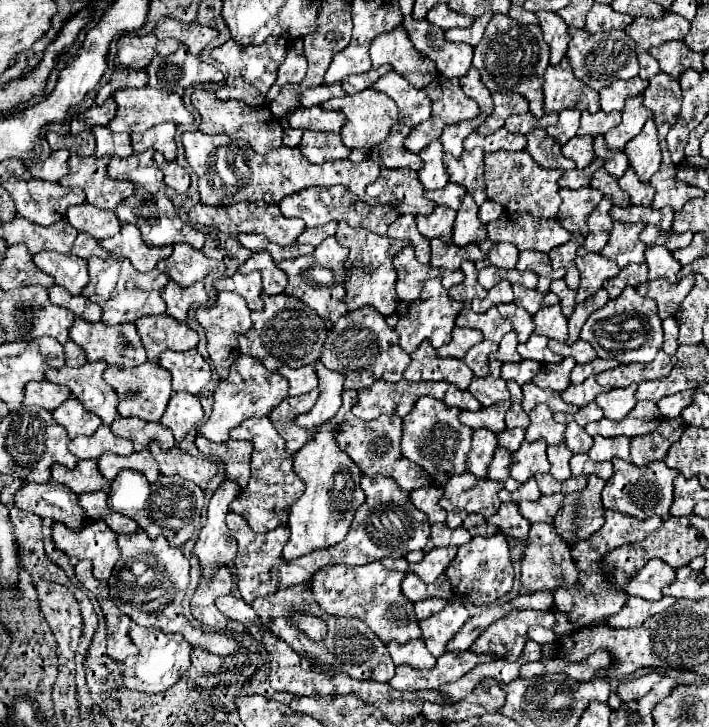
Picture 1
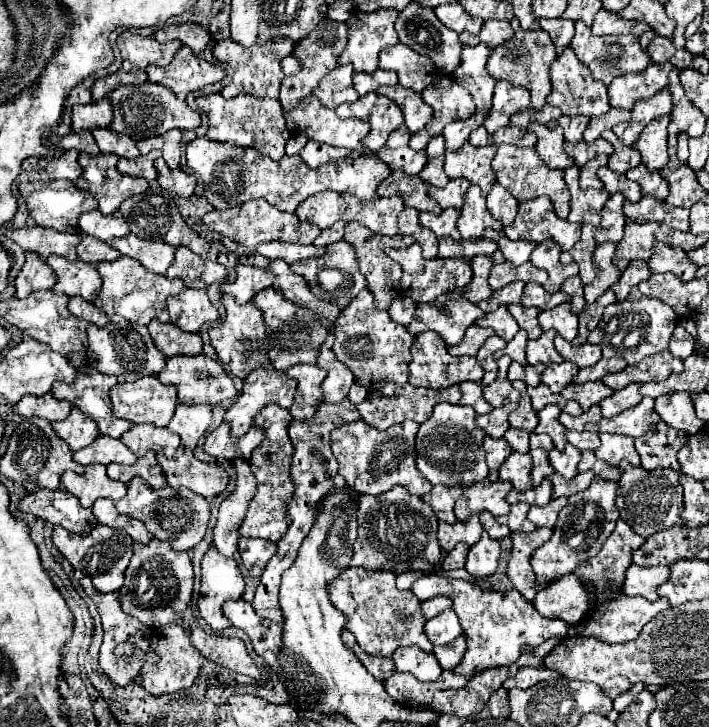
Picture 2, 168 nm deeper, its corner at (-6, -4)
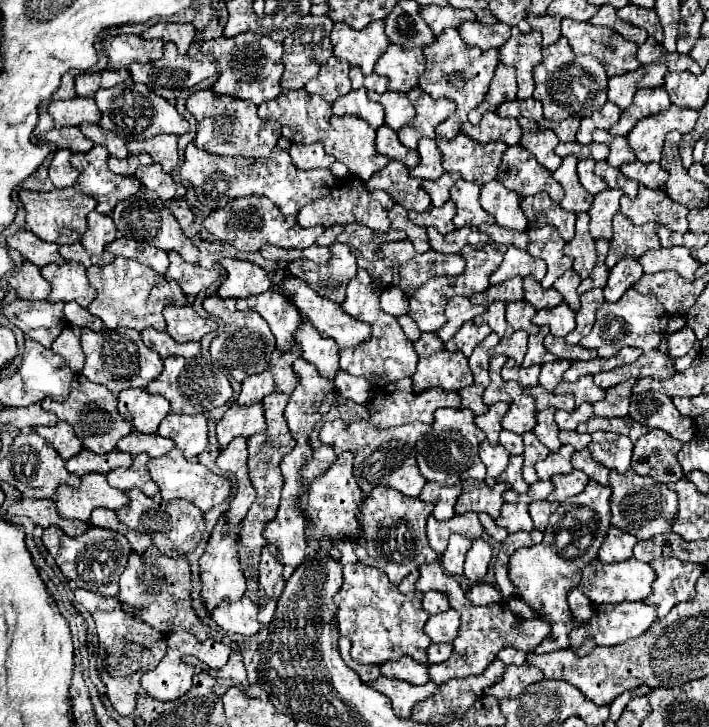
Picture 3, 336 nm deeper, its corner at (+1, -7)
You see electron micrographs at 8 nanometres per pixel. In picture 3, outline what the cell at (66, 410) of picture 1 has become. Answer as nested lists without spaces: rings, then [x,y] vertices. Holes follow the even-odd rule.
[[[62,420],[56,426],[36,426],[34,430],[58,450],[62,460],[68,460],[70,456],[74,456],[82,450],[82,440],[78,440],[78,436],[74,436],[74,430],[70,428],[70,424],[66,424]]]

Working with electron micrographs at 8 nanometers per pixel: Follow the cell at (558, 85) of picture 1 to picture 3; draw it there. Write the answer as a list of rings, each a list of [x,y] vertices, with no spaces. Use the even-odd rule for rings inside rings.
[[[560,38],[550,48],[542,50],[542,64],[534,68],[534,98],[542,102],[544,106],[544,118],[548,120],[566,120],[570,116],[590,118],[598,108],[606,104],[606,82],[608,76],[602,68],[602,64],[590,56],[576,56],[568,44],[566,38]],[[564,92],[568,94],[568,104],[562,104],[556,100],[556,96]]]

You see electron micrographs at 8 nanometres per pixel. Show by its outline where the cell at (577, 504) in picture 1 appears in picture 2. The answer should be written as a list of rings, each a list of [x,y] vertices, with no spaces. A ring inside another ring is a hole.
[[[595,477],[589,489],[575,493],[567,499],[567,505],[559,513],[551,539],[539,549],[535,549],[535,553],[531,555],[531,567],[537,577],[535,581],[537,591],[549,587],[559,577],[573,573],[579,563],[587,561],[589,557],[601,551],[603,543],[613,533],[615,523],[619,519],[619,513],[615,507],[615,491],[617,491],[617,483],[605,481],[603,477]]]

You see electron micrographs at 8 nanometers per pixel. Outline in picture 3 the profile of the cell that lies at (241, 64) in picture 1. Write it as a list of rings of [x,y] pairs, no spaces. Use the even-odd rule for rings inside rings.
[[[254,32],[238,34],[232,38],[214,38],[208,42],[202,42],[202,54],[208,56],[208,60],[218,70],[218,82],[212,86],[214,94],[230,94],[246,98],[254,104],[262,104],[266,100],[272,100],[282,92],[280,88],[280,76],[282,76],[282,44],[274,42],[266,36],[258,36]]]

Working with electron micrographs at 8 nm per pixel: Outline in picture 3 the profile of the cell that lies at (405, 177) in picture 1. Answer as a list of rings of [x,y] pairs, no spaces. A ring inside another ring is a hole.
[[[388,162],[386,168],[366,180],[366,190],[384,190],[406,210],[426,212],[430,208],[430,196],[422,190],[422,180],[412,178],[402,162]]]

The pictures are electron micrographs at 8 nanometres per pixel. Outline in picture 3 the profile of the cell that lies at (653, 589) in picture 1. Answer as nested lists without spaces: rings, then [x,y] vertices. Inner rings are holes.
[[[592,560],[582,568],[582,580],[578,588],[596,604],[606,604],[606,602],[638,602],[644,600],[650,594],[650,588],[654,584],[654,570],[650,564],[640,562],[640,560],[624,560],[618,564],[602,564],[600,560]]]

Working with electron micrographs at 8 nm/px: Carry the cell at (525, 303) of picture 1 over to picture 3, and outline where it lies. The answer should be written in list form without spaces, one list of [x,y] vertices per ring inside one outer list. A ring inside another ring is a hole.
[[[524,278],[524,300],[528,304],[532,304],[536,310],[542,310],[542,308],[554,308],[554,306],[558,306],[564,298],[554,288],[542,290],[542,286],[536,280]]]

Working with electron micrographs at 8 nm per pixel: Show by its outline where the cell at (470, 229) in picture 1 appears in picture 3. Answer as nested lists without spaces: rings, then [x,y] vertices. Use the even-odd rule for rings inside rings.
[[[458,180],[452,188],[450,188],[450,198],[456,204],[456,216],[454,216],[454,226],[456,228],[464,228],[464,226],[480,226],[480,224],[494,224],[494,216],[488,214],[480,202],[480,186],[474,182],[466,182],[466,180]]]

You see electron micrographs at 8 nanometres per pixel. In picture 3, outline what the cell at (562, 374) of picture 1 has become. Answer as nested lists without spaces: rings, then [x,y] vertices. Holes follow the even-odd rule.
[[[556,360],[552,364],[544,364],[540,372],[540,386],[544,386],[548,392],[554,392],[554,388],[562,382],[562,374],[570,368],[570,360]]]

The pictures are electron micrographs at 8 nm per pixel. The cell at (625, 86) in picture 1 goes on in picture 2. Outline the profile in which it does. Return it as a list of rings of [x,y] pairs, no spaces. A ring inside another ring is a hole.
[[[651,63],[641,73],[627,73],[627,75],[615,77],[607,87],[611,107],[631,109],[637,99],[653,97],[657,91],[667,87],[669,83],[667,77],[671,69],[673,69],[671,63]]]

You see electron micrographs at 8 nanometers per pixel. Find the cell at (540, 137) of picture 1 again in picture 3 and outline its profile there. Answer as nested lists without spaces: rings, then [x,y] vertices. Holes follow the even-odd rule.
[[[526,128],[524,136],[520,140],[520,146],[528,148],[546,170],[554,172],[560,166],[560,162],[562,162],[562,158],[554,152],[554,148],[556,148],[558,142],[560,140],[550,130],[542,130],[542,128],[534,128],[532,130],[532,128]]]

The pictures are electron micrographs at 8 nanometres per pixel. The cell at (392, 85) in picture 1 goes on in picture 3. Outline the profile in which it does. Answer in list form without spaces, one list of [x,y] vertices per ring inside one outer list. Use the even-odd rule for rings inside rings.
[[[368,92],[368,98],[384,106],[386,124],[396,132],[406,124],[410,124],[410,120],[414,120],[414,106],[410,104],[408,96],[402,92],[384,92],[384,94]]]

